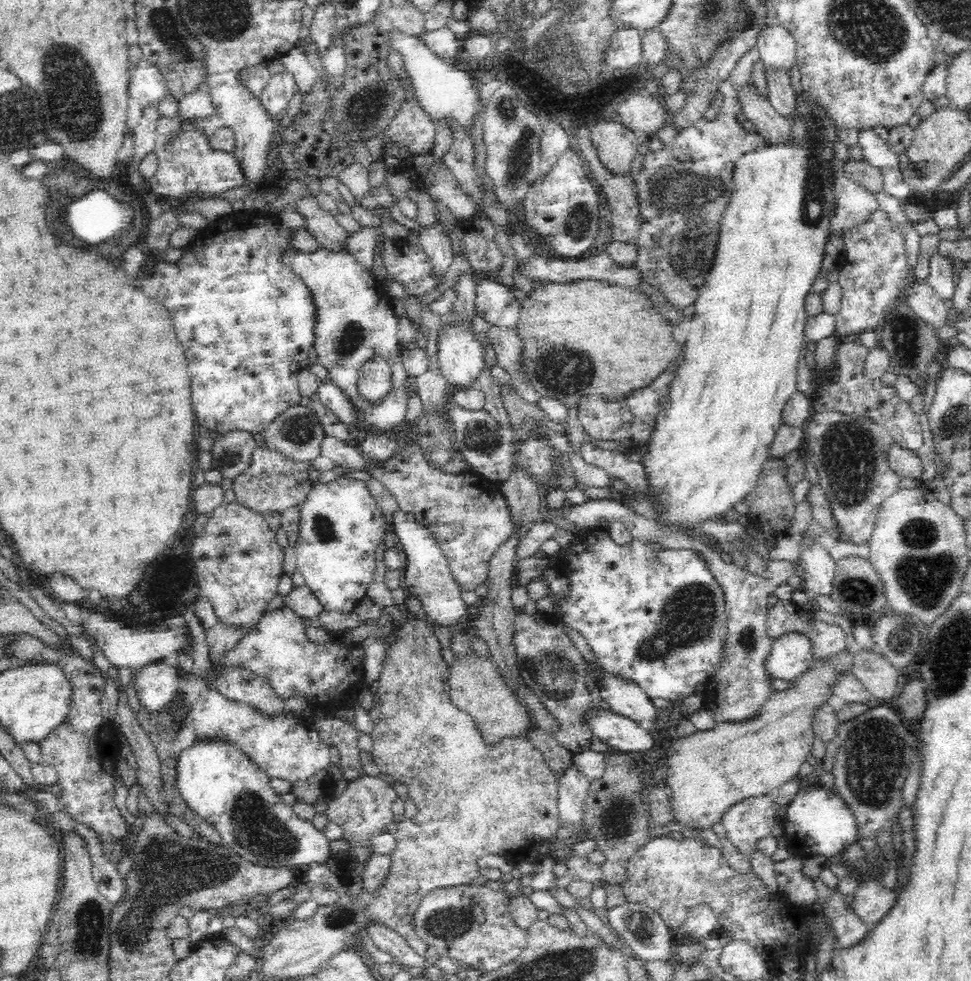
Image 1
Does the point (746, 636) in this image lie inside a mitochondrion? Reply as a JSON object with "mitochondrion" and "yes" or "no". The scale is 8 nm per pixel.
{"mitochondrion":"yes"}

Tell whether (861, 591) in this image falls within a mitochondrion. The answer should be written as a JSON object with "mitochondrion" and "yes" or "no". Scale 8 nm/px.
{"mitochondrion":"yes"}

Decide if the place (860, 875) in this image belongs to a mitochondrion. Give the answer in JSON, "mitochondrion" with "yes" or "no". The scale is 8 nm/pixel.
{"mitochondrion":"no"}

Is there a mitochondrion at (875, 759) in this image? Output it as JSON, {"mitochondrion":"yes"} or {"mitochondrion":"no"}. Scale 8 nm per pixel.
{"mitochondrion":"yes"}

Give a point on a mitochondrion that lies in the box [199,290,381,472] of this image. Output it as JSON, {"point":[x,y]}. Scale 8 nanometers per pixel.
{"point":[300,429]}

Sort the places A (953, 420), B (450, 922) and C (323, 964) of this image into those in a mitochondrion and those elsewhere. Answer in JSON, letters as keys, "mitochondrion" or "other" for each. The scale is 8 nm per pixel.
{"A":"mitochondrion","B":"mitochondrion","C":"other"}

